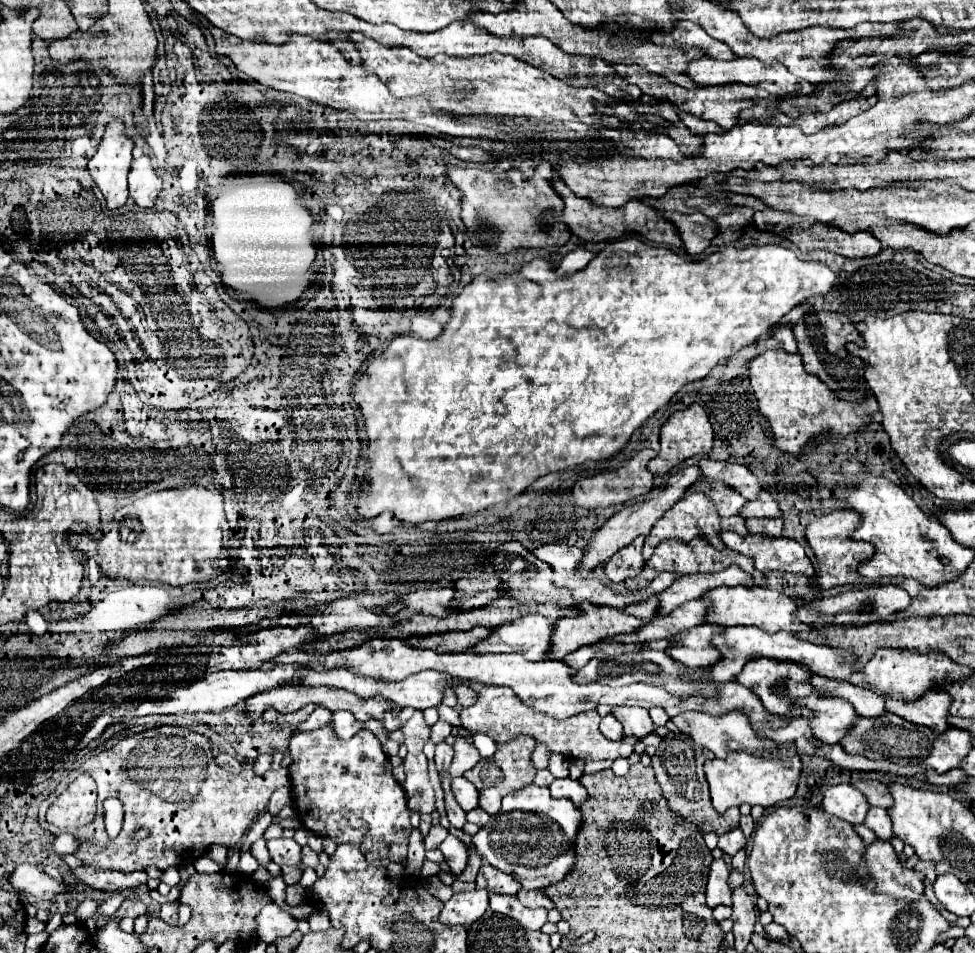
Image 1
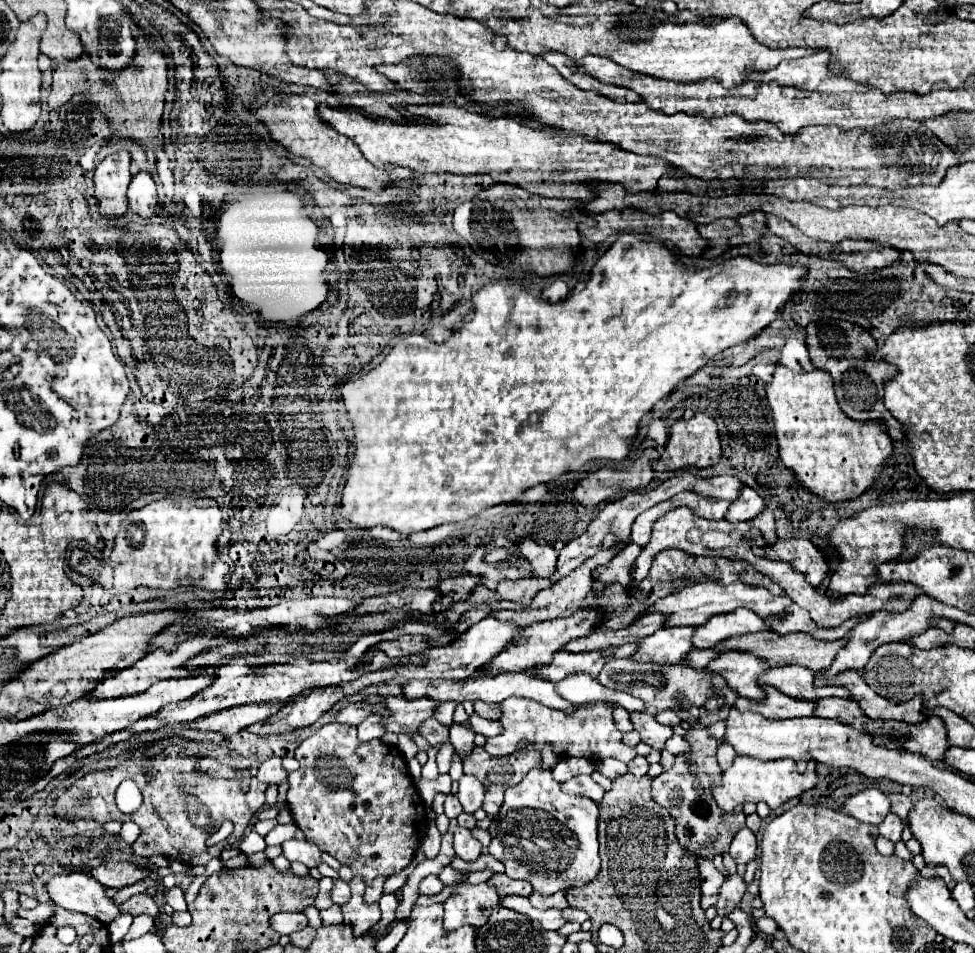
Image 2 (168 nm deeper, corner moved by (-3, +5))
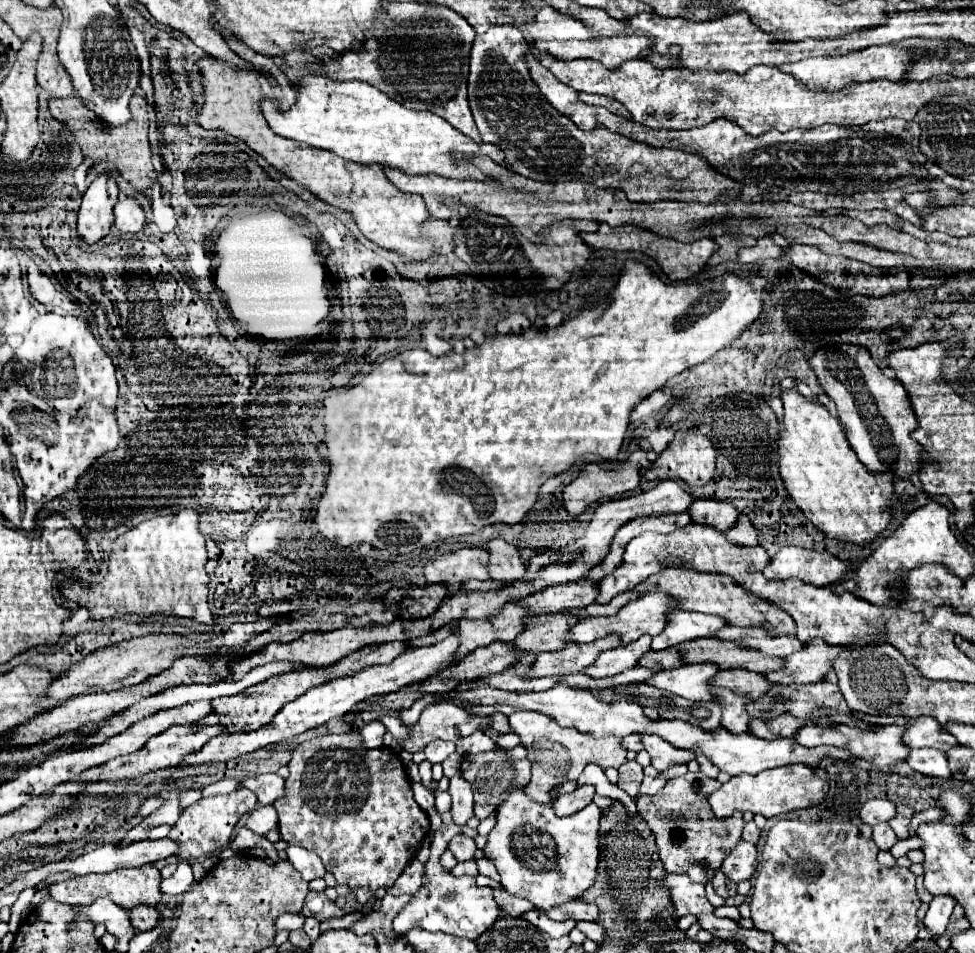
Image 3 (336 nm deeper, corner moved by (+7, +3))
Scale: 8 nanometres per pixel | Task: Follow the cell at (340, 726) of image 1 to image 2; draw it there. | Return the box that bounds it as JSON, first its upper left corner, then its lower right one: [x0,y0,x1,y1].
[358,715,384,741]

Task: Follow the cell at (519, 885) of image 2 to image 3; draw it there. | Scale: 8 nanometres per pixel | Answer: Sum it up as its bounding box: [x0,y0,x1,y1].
[494,889,536,917]

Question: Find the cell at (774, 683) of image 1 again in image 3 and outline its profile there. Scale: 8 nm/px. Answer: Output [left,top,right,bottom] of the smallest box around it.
[644,663,720,701]

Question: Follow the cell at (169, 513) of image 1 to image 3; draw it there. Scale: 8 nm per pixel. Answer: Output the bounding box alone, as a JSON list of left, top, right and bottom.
[62,509,214,625]

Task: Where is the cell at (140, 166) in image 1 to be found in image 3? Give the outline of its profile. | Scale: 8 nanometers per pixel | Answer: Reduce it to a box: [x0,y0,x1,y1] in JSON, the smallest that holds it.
[114,197,144,233]

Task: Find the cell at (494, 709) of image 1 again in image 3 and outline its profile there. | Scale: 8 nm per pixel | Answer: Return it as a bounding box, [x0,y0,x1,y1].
[510,711,626,791]

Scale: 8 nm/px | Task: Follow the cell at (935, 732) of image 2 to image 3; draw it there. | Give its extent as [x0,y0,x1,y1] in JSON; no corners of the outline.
[794,723,910,769]

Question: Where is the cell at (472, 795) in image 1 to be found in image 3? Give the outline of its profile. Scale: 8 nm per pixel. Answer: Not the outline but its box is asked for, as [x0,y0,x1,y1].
[448,775,474,825]

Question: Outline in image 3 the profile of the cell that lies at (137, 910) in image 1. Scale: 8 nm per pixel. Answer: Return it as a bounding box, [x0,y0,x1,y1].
[128,905,160,931]

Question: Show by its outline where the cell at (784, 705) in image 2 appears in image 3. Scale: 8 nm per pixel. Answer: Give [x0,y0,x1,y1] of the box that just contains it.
[712,687,750,733]

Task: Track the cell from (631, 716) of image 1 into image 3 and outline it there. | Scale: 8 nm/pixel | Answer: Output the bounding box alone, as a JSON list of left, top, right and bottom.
[642,735,696,771]

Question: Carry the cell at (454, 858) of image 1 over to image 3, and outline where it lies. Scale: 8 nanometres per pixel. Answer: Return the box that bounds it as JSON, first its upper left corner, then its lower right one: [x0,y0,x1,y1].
[448,835,476,861]

